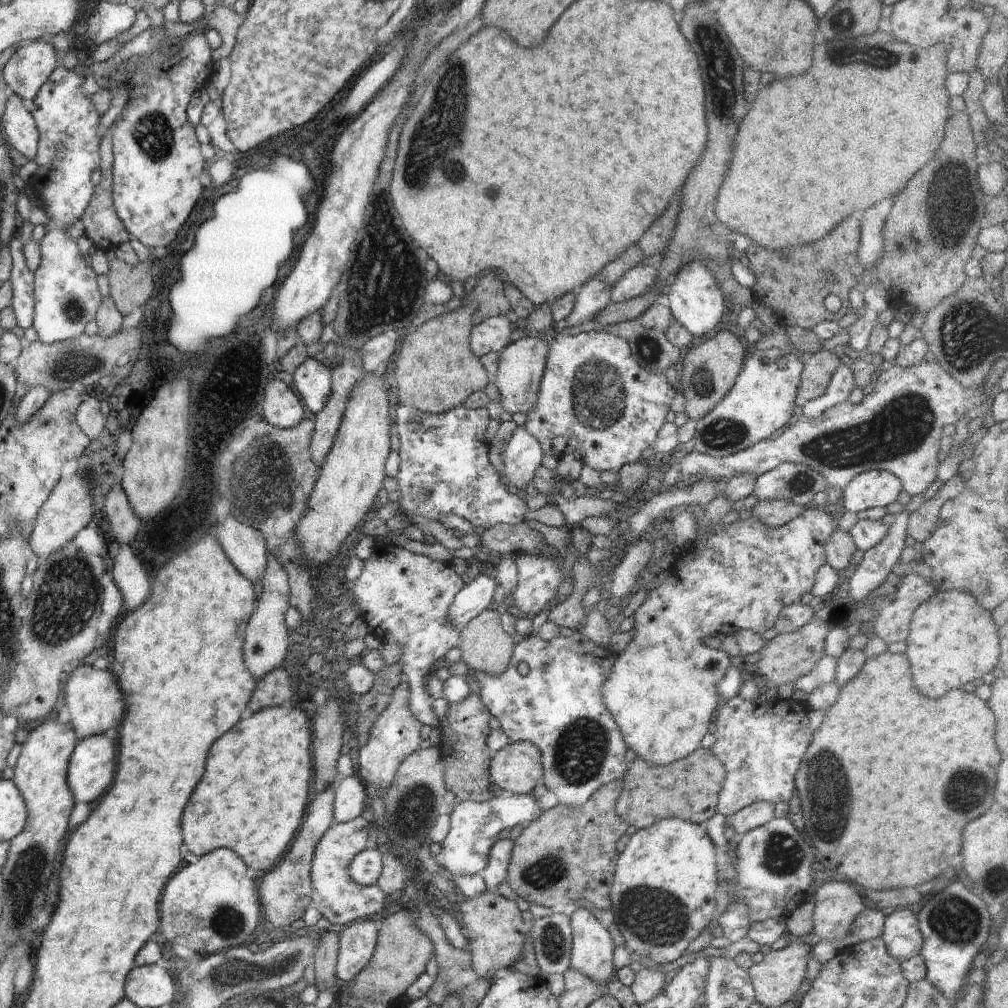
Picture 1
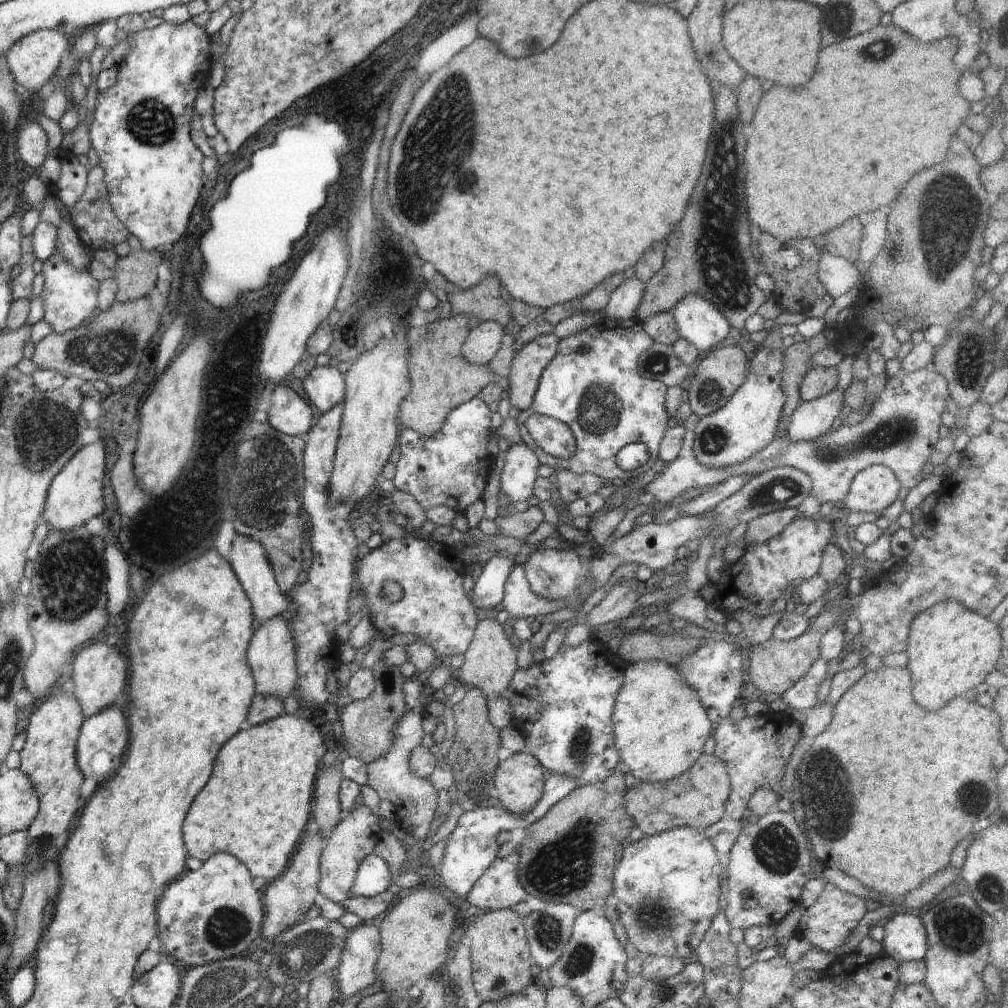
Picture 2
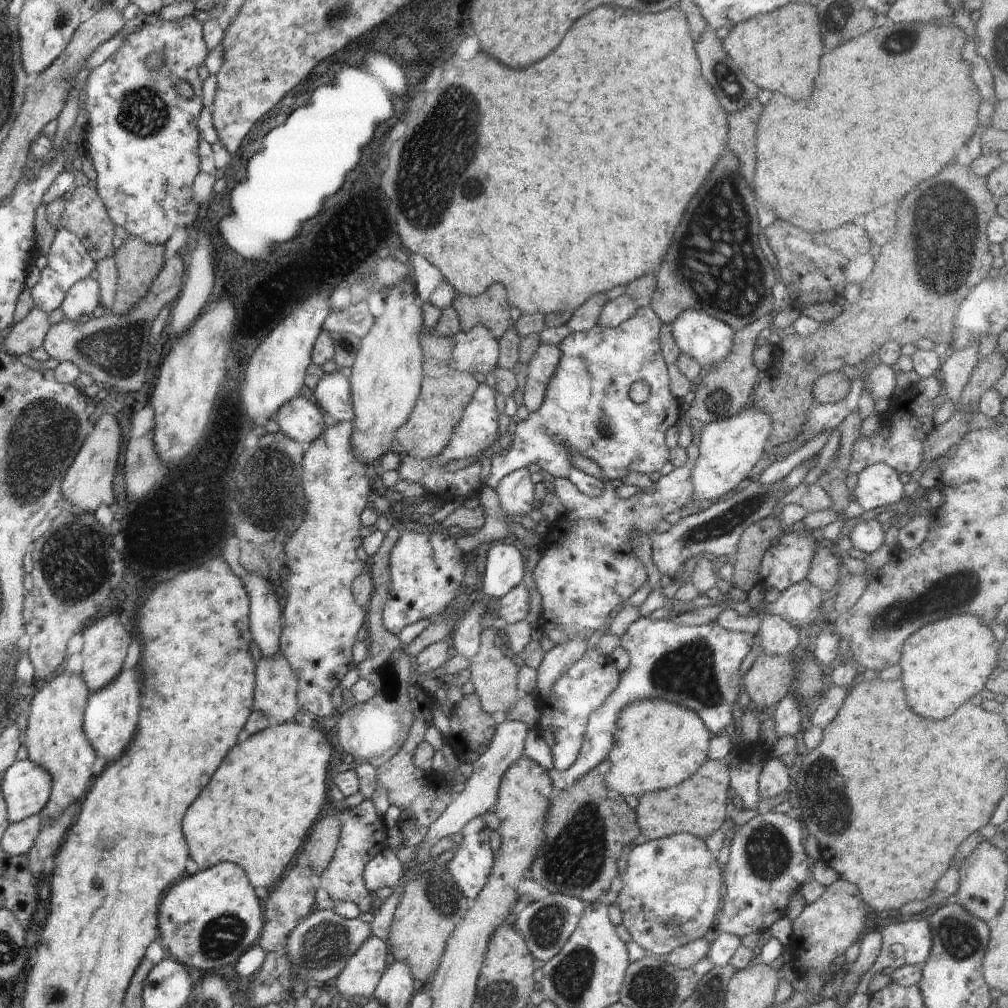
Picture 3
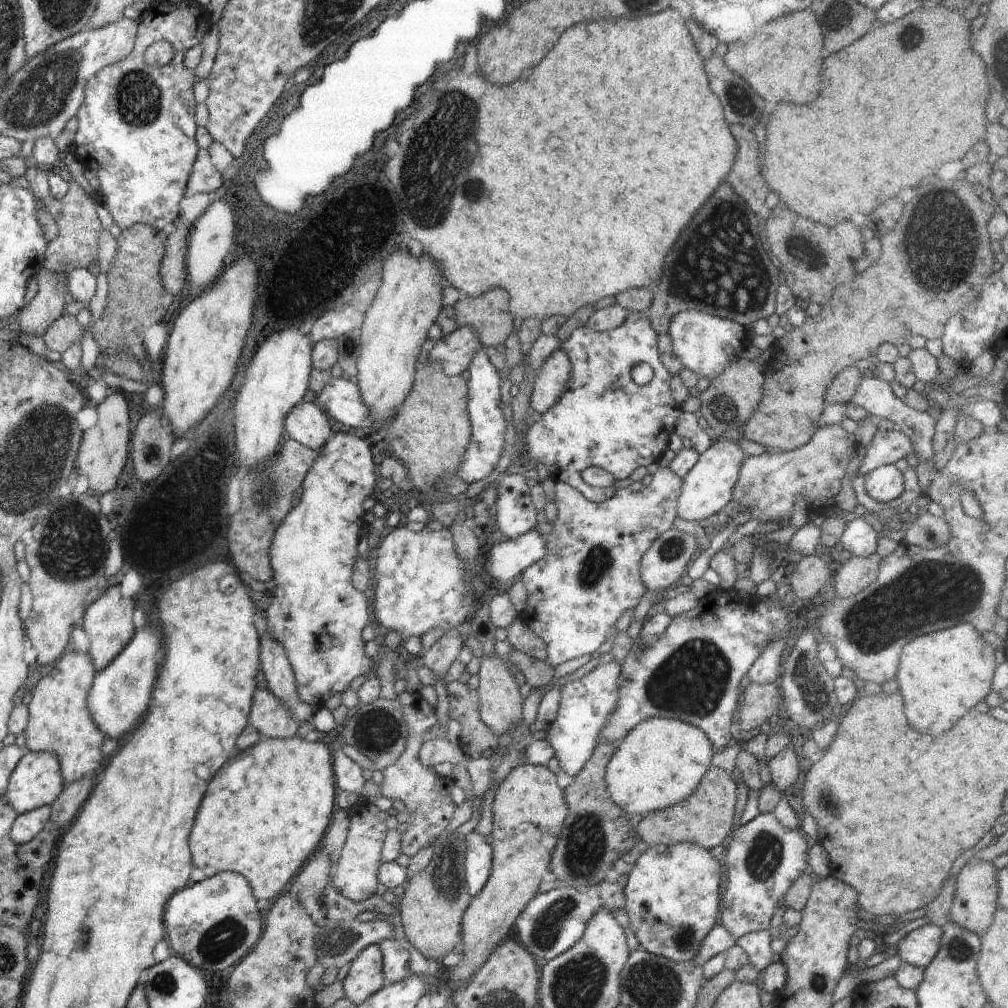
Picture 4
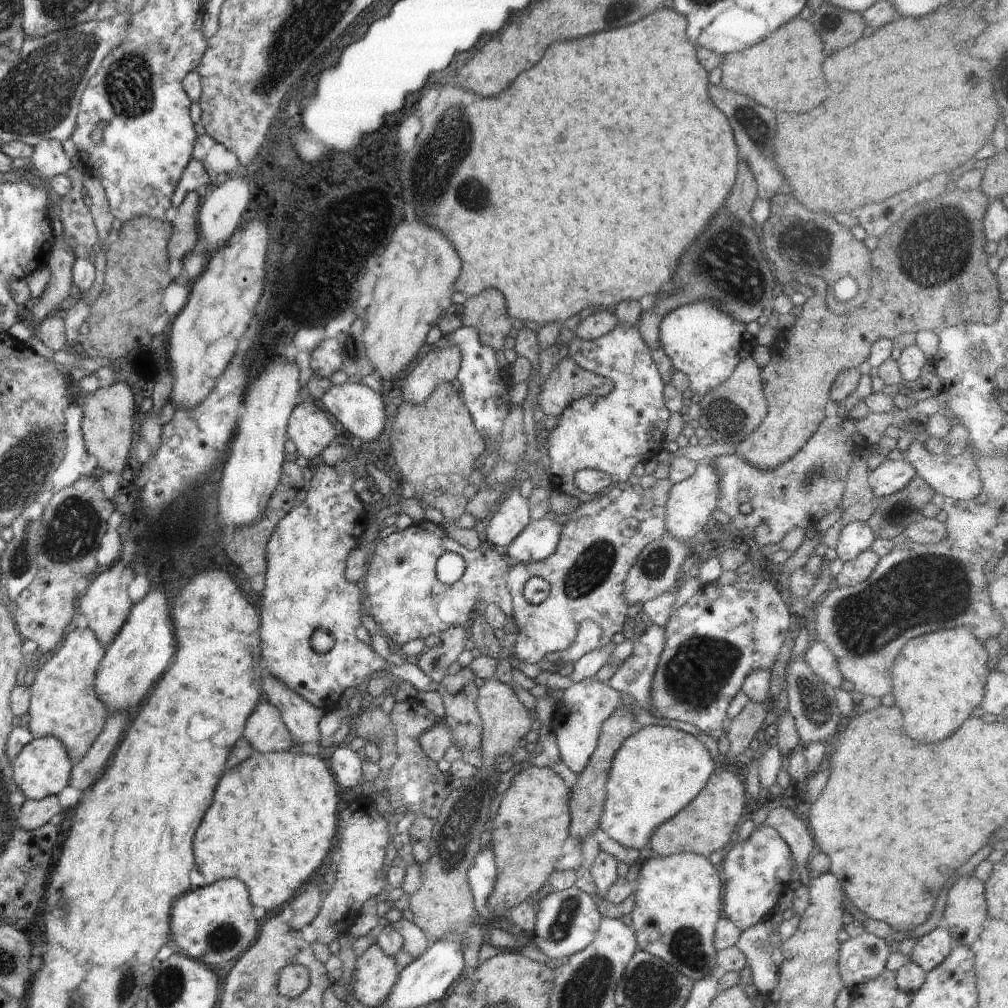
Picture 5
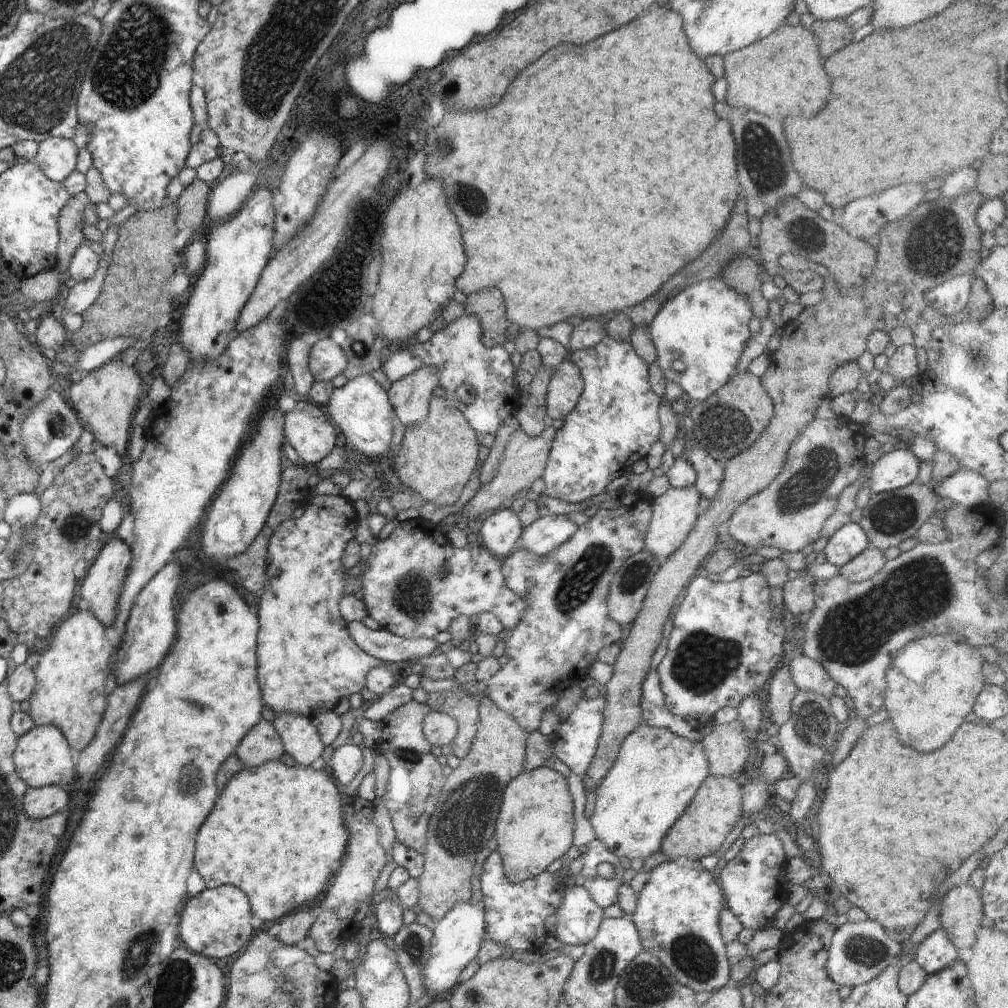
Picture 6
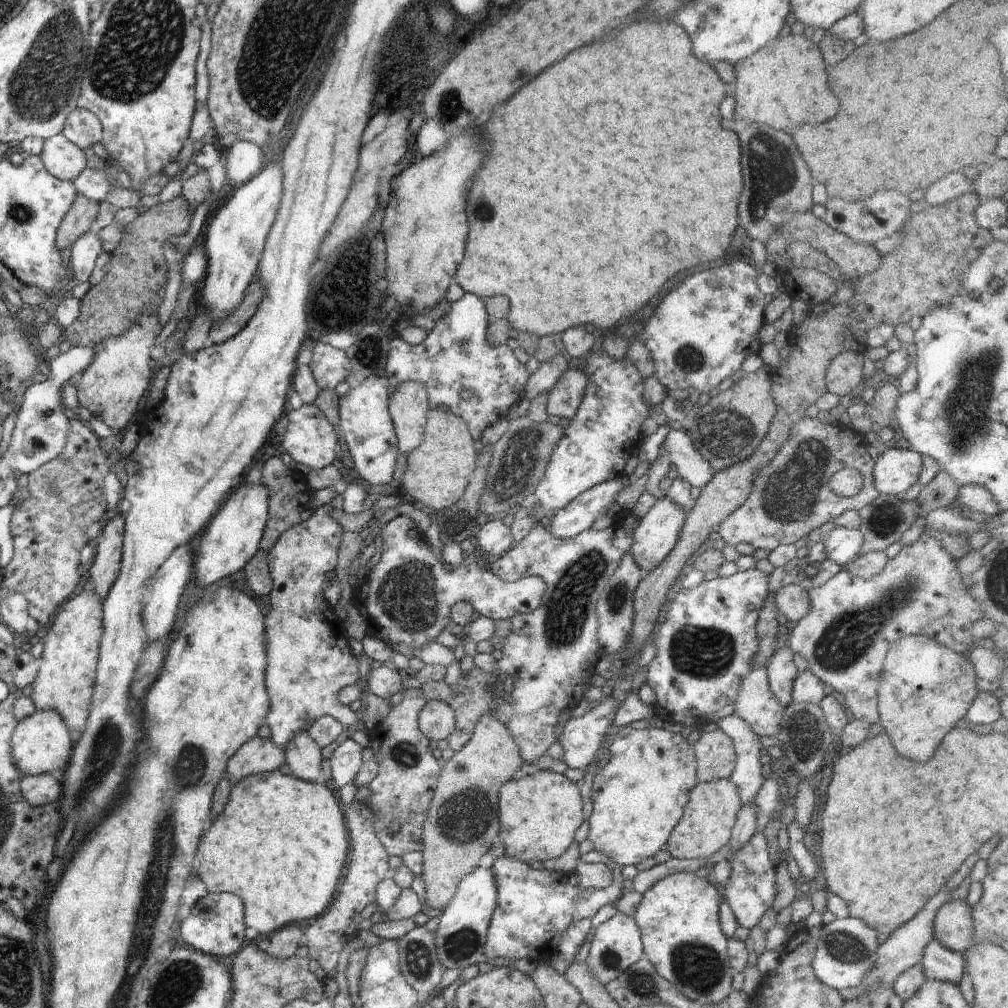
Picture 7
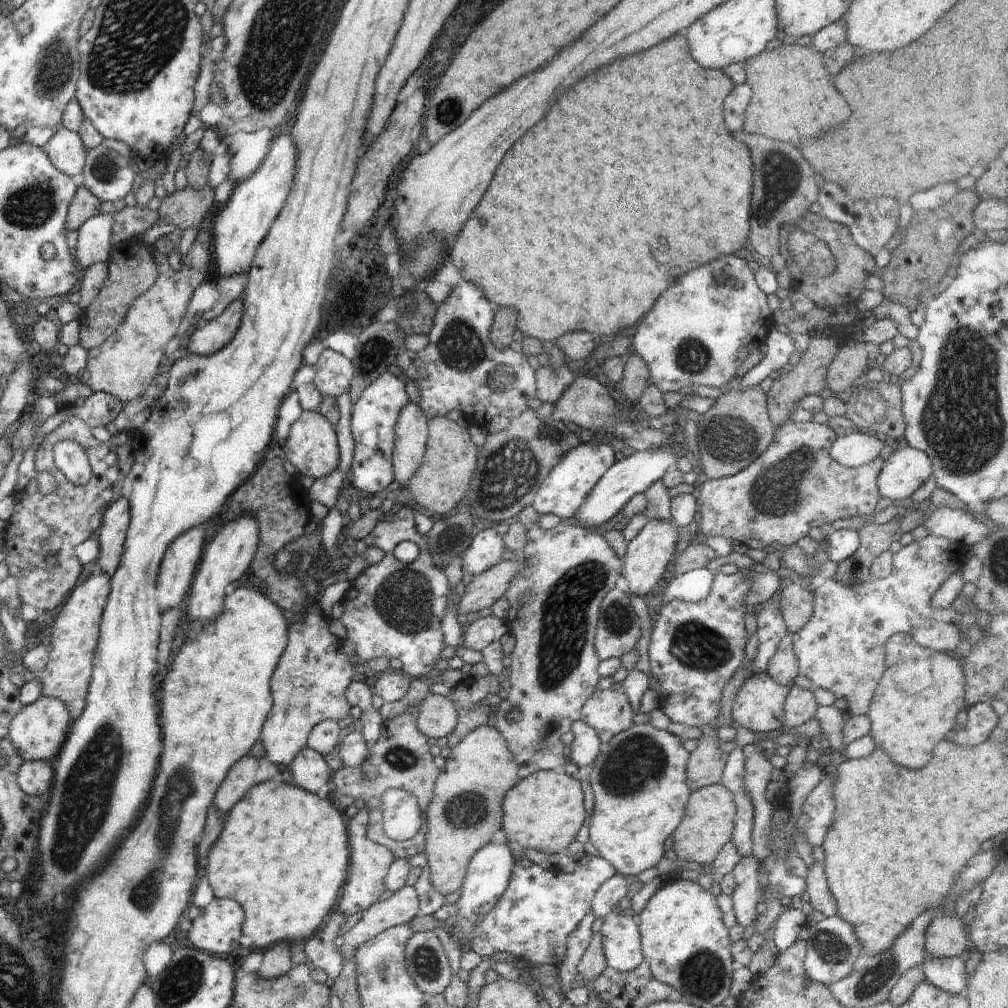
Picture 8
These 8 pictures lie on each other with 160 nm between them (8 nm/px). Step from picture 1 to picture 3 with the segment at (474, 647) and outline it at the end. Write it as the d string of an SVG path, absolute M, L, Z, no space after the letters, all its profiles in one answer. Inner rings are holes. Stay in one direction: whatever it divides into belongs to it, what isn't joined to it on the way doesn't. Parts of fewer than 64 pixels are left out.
M486 627L481 632L480 646L477 653L469 660L470 661L470 677L469 681L474 686L474 694L479 698L482 710L489 715L499 716L504 712L510 711L510 708L518 702L522 693L519 692L517 685L517 671L512 659L506 657L500 650L500 635L501 632L492 628Z

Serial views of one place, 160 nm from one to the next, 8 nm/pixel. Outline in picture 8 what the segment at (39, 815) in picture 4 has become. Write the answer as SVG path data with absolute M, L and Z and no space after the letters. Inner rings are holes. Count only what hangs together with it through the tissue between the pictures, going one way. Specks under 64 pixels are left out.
M23 761L17 772L17 783L27 795L45 798L51 790L53 776L50 762Z

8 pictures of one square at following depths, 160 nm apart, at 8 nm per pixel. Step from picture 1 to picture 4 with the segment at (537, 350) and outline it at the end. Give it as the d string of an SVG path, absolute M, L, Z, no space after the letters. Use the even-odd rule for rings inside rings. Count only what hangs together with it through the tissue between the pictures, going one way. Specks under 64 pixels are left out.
M555 350L535 373L531 407L534 411L545 413L550 410L560 395L566 390L571 377L571 362L567 353Z

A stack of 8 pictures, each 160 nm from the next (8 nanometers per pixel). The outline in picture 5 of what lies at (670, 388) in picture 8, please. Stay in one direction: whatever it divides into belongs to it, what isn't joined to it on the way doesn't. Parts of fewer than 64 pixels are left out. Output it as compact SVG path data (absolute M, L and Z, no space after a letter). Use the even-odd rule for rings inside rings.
M710 300L694 302L666 314L660 324L659 349L668 356L678 372L688 376L690 389L704 396L732 377L736 366L749 359L757 348L757 340L748 332L746 323L716 308Z

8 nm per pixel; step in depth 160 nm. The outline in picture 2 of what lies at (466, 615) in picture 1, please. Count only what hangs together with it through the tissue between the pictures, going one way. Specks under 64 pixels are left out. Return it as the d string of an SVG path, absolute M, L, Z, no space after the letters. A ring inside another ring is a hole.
M496 551L482 572L479 572L471 592L471 602L481 611L494 609L501 604L505 582L514 564L513 556Z

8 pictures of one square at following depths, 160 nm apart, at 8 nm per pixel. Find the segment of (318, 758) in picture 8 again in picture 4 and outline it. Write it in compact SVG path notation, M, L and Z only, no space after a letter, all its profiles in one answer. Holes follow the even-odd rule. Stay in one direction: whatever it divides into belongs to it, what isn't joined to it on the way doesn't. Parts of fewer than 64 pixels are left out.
M268 631L260 634L260 664L267 688L291 710L299 724L310 721L318 708L299 699L295 674L284 647Z

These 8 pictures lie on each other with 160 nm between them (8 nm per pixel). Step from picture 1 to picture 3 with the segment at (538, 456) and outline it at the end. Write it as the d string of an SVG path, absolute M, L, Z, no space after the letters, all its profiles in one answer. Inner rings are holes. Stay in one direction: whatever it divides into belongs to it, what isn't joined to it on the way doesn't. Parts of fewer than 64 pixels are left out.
M527 468L512 471L508 476L505 476L495 488L500 504L508 516L511 517L517 514L518 518L521 518L527 515L528 511L532 508L532 503L534 502L534 484L530 479L530 475Z

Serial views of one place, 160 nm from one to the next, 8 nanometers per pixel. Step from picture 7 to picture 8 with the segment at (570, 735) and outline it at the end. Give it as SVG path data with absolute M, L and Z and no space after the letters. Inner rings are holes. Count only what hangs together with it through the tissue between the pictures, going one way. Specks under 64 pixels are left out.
M582 720L574 721L571 730L574 739L567 749L571 762L579 768L592 764L604 747L598 733Z

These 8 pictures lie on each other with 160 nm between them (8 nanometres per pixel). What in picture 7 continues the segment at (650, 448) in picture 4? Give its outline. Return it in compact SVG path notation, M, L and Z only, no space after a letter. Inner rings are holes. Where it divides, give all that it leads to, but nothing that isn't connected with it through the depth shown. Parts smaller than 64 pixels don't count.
M603 349L591 351L584 358L586 358L584 374L587 376L587 383L584 387L582 402L552 451L542 480L534 491L538 502L545 510L555 510L555 512L562 510L571 500L588 489L622 475L629 454L639 451L642 439L645 437L642 433L642 424L649 417L648 410L651 405L644 396L644 379L633 362L629 361L627 356L614 360Z

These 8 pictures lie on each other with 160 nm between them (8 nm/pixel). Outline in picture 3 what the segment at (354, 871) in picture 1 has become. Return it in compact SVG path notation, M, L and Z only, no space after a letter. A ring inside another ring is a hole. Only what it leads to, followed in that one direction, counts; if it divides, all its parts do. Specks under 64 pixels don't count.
M392 848L384 849L364 867L364 886L375 895L378 888L396 887L404 882L408 866L403 865Z

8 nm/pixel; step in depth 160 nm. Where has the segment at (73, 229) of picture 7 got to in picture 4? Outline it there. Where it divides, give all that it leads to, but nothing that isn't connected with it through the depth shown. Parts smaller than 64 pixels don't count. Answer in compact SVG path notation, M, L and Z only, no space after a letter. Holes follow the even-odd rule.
M46 268L35 274L39 289L37 295L24 307L18 316L19 334L43 336L49 326L62 317L69 298L66 296L67 281Z

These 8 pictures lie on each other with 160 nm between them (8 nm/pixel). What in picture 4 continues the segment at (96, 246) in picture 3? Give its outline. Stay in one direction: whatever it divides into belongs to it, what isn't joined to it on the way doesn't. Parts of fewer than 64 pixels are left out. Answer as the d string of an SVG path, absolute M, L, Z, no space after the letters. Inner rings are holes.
M35 166L28 167L24 175L24 178L29 182L30 192L43 200L45 207L58 225L57 238L47 244L43 266L50 273L55 273L66 265L71 269L93 268L96 262L96 244L99 233L104 230L96 211L99 204L81 186L82 176L80 174L75 175L75 178L68 182L68 192L61 199L55 199L49 187L50 173L50 169Z

